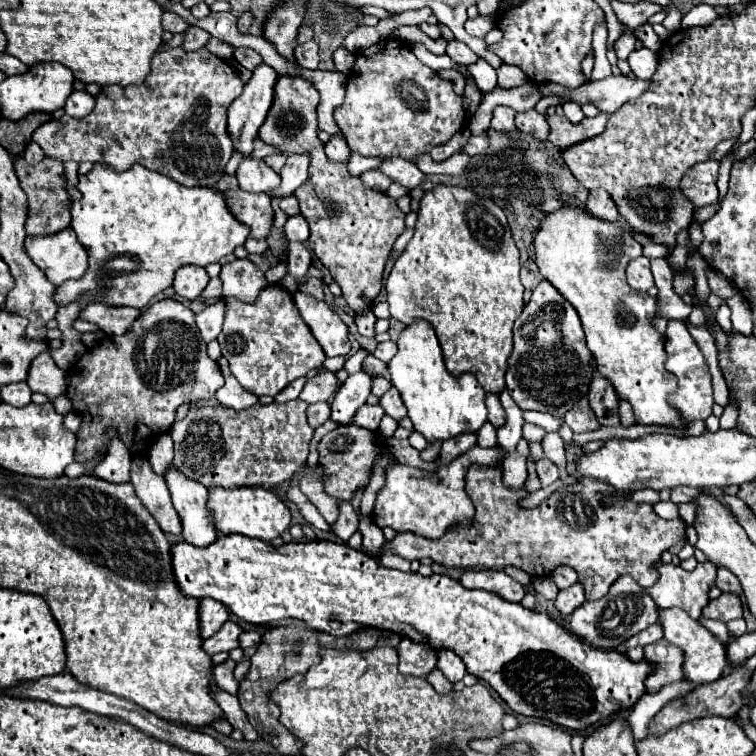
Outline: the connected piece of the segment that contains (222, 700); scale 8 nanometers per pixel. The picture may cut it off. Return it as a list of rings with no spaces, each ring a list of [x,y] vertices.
[[[213,687],[213,697],[217,699],[219,707],[223,709],[225,719],[227,719],[235,729],[239,729],[239,731],[243,733],[243,739],[245,739],[245,741],[257,741],[257,739],[259,739],[257,731],[251,729],[245,713],[243,713],[243,709],[241,709],[241,705],[239,705],[239,699],[237,699],[235,695],[229,695],[229,693],[221,691],[219,687]]]

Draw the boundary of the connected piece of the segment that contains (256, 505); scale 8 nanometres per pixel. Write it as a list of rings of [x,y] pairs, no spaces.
[[[209,487],[209,503],[213,511],[215,527],[221,535],[247,535],[261,541],[271,541],[279,537],[291,525],[289,507],[281,497],[263,487]]]

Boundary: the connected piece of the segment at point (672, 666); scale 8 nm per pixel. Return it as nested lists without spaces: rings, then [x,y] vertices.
[[[665,639],[645,645],[645,659],[657,667],[657,671],[645,681],[649,693],[657,693],[663,685],[683,679],[683,651],[671,643],[665,643]]]

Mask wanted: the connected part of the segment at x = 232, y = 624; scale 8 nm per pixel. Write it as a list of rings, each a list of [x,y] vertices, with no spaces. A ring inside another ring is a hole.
[[[229,619],[213,637],[203,641],[203,651],[209,655],[215,655],[219,651],[231,651],[239,647],[239,635],[241,635],[241,625],[235,619]]]

